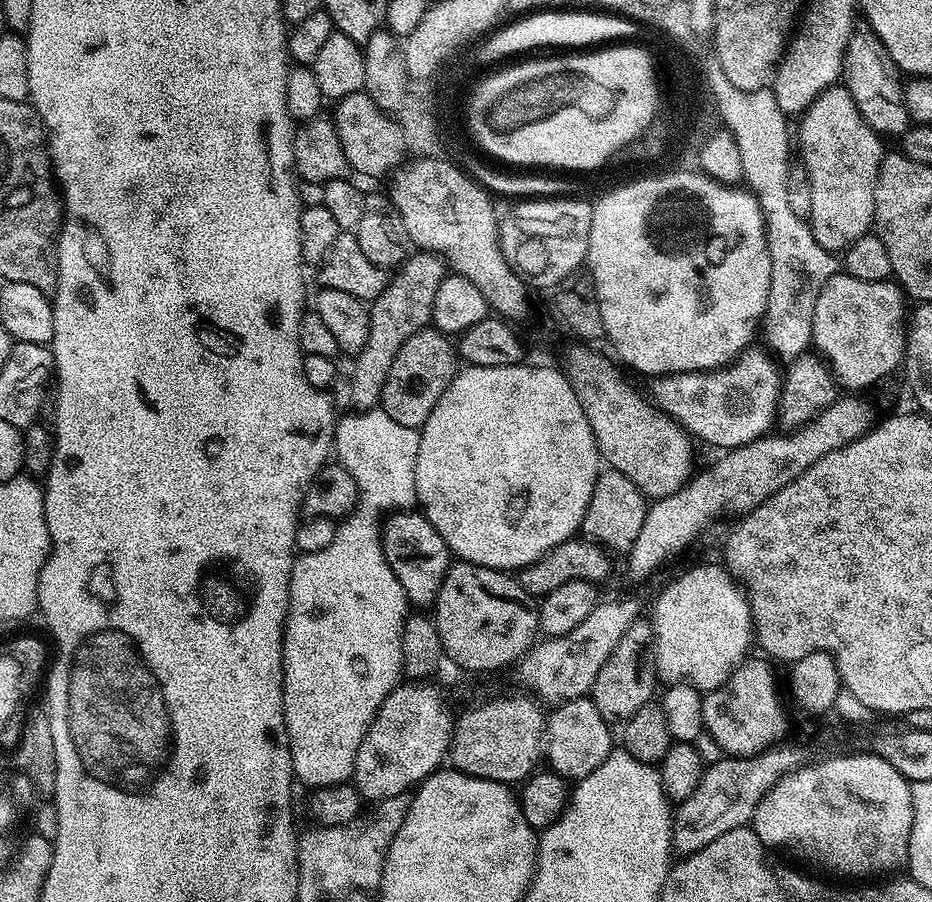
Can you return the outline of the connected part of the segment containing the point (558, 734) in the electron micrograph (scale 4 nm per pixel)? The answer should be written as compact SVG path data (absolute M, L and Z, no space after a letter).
M591 698L567 700L565 704L553 707L546 720L546 760L549 760L551 771L558 773L565 781L579 782L583 776L588 776L614 751L612 732L609 721L598 714L598 706L594 706Z

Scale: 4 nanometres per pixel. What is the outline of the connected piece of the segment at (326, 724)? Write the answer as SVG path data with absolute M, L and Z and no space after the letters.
M377 406L374 408L365 408L363 410L352 410L349 416L341 415L336 421L336 435L334 437L334 456L335 459L343 466L350 475L356 477L356 485L360 491L360 503L356 505L356 510L345 516L339 521L334 534L334 542L330 542L330 546L324 547L322 550L314 550L313 552L305 552L297 555L292 562L292 573L290 574L290 586L288 587L288 621L284 623L284 713L286 714L286 730L288 731L288 749L292 755L292 775L297 781L300 780L304 784L309 784L312 790L321 788L329 788L335 784L342 784L352 780L352 771L354 770L354 758L358 754L358 746L362 746L362 738L366 738L366 730L370 730L370 722L374 722L374 718L378 714L378 710L382 706L382 702L392 693L393 688L401 683L404 663L402 662L402 626L404 620L410 615L410 601L408 595L402 590L402 582L398 582L398 578L394 574L394 570L390 570L390 562L386 562L386 554L382 550L382 542L380 541L380 526L382 523L382 515L391 510L408 510L417 503L416 499L416 483L414 482L414 466L418 462L418 446L420 445L419 431L410 426L401 426L399 422L394 422L394 418L390 418L390 414L386 414L383 408Z

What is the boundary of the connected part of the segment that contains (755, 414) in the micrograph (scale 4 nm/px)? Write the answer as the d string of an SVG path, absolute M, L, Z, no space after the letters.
M749 350L721 370L670 372L657 376L651 381L650 399L689 437L705 440L719 450L741 448L765 435L776 418L782 374L776 370L777 361L764 352Z

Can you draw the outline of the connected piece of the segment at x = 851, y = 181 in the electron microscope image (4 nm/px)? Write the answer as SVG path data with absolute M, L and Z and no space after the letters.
M833 86L827 88L825 92L819 96L816 101L813 102L805 112L799 117L800 120L800 144L798 140L798 156L802 161L802 167L808 174L808 185L810 186L810 214L807 219L812 225L812 233L814 238L818 238L818 246L825 248L827 252L833 254L840 254L851 247L852 244L858 242L863 236L869 235L870 229L873 227L872 219L874 218L874 186L878 182L878 166L880 165L880 159L885 154L885 145L882 146L882 137L879 132L875 132L873 128L868 125L866 118L862 118L862 114L858 110L858 106L854 102L854 98L850 98L850 90L843 86Z

